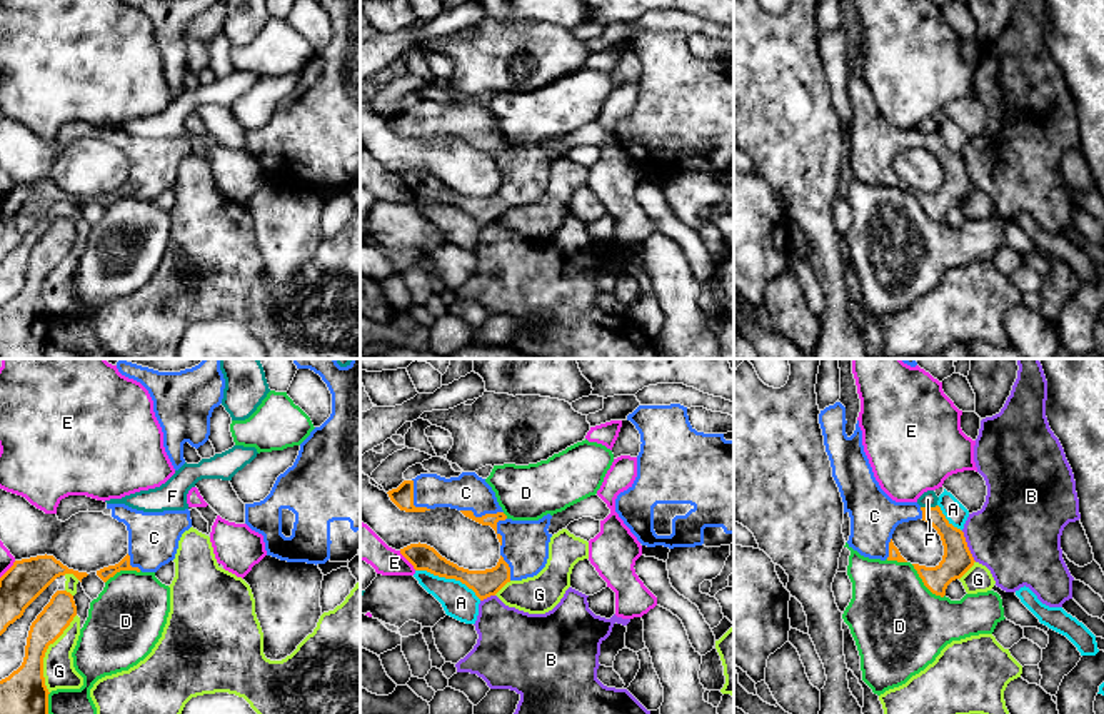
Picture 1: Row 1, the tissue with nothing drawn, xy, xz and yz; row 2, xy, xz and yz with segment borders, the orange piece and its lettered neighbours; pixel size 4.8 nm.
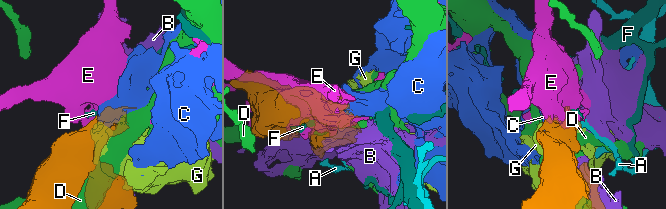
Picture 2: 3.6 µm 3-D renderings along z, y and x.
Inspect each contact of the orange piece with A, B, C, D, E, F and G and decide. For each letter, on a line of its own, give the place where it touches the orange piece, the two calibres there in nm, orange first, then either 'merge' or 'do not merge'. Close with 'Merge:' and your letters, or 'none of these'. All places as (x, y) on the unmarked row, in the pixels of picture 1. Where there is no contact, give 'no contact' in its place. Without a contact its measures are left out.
A: xz (449, 204) | 130/160 nm | do not merge
B: yz (966, 172) | 140/420 nm | do not merge
C: xz (482, 142) | 60/180 nm | merge
D: yz (924, 211) | 140/460 nm | do not merge
E: xz (407, 186) | 130/170 nm | do not merge
F: yz (928, 134) | 120/80 nm | do not merge
G: xy (44, 281) | 240/150 nm | do not merge
Merge: C

